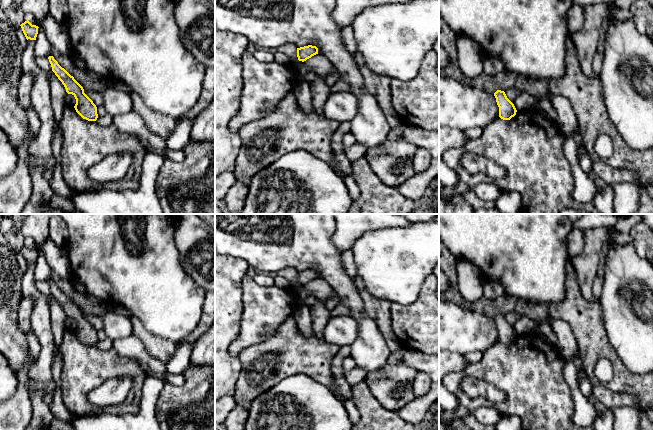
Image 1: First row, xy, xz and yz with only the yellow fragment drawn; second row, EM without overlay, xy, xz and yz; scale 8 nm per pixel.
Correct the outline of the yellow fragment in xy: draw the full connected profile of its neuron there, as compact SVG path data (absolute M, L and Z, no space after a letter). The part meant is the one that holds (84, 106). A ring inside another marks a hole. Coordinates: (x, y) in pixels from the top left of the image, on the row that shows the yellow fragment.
M53 56L48 57L52 71L64 85L66 92L72 94L76 99L74 106L76 112L88 121L96 121L98 118L97 107L93 101L84 93L83 87L62 68Z

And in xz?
M308 45L297 48L297 57L299 61L306 61L312 56L318 54L318 48L316 46Z

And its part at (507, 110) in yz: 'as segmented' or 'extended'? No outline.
as segmented

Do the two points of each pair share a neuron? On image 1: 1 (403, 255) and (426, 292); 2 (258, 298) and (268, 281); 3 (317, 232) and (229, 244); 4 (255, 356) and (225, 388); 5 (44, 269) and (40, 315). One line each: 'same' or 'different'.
1: different
2: different
3: same
4: different
5: different

